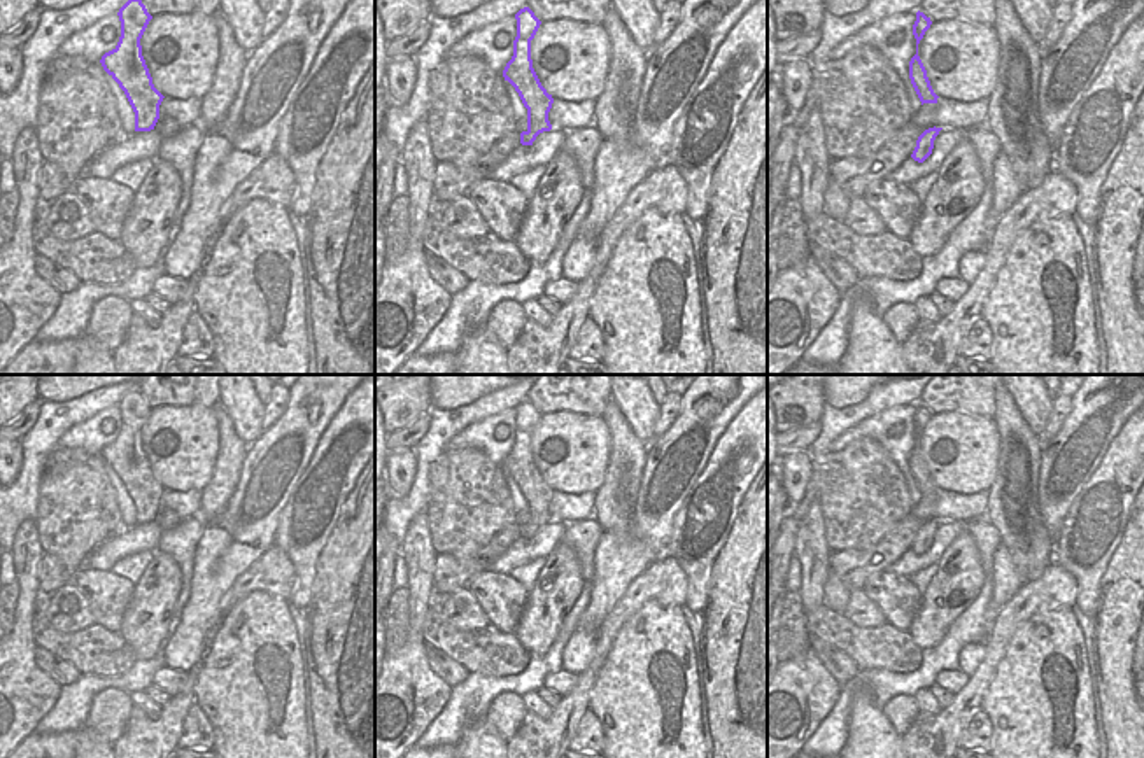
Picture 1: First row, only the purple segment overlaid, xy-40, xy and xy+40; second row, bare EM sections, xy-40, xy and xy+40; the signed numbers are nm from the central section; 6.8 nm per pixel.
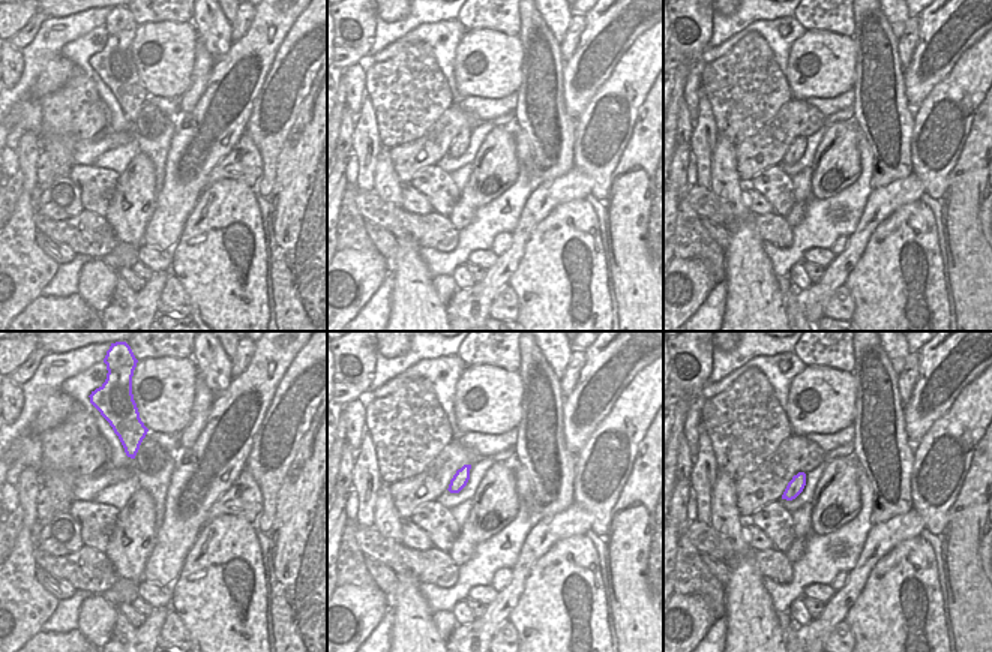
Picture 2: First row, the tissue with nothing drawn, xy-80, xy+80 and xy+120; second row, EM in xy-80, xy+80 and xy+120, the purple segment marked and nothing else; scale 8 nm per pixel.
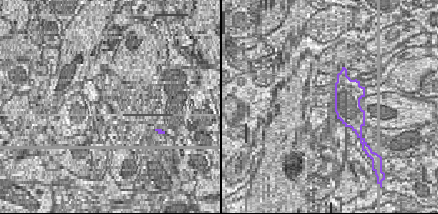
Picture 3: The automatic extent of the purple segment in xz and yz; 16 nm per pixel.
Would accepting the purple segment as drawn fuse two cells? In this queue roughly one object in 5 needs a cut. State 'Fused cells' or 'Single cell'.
Single cell.

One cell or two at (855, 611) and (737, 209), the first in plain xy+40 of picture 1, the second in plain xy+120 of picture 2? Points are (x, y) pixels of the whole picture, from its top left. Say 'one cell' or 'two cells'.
two cells

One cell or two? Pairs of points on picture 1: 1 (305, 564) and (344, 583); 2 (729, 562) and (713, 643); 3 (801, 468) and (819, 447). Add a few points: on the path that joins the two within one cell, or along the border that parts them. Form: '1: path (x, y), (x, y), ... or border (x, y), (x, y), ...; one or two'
1: border (331, 531), (316, 562), (314, 594), (305, 608); two
2: path (729, 582), (729, 611), (720, 624); one
3: border (806, 452), (813, 461); two

